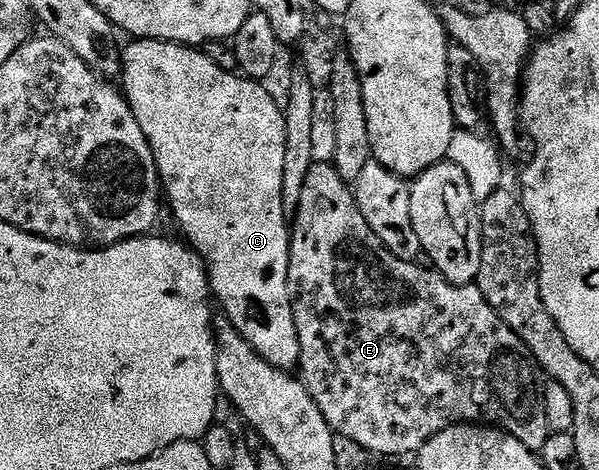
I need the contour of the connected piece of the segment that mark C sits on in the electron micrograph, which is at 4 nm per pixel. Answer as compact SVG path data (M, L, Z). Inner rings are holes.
M134 39L130 46L122 49L122 72L120 74L121 92L130 105L130 110L136 115L136 123L140 123L140 131L150 144L154 162L158 168L158 180L164 190L168 209L174 212L178 225L182 228L181 236L188 242L189 248L202 257L205 276L210 279L211 294L222 304L221 312L236 327L236 331L253 347L272 367L293 370L300 359L300 339L296 335L296 323L290 306L288 291L288 263L290 262L290 234L288 214L284 211L284 151L286 150L286 114L283 106L274 102L274 97L265 89L265 84L257 80L239 75L229 69L221 69L210 58L209 52L189 45L176 45L173 41L144 41Z

